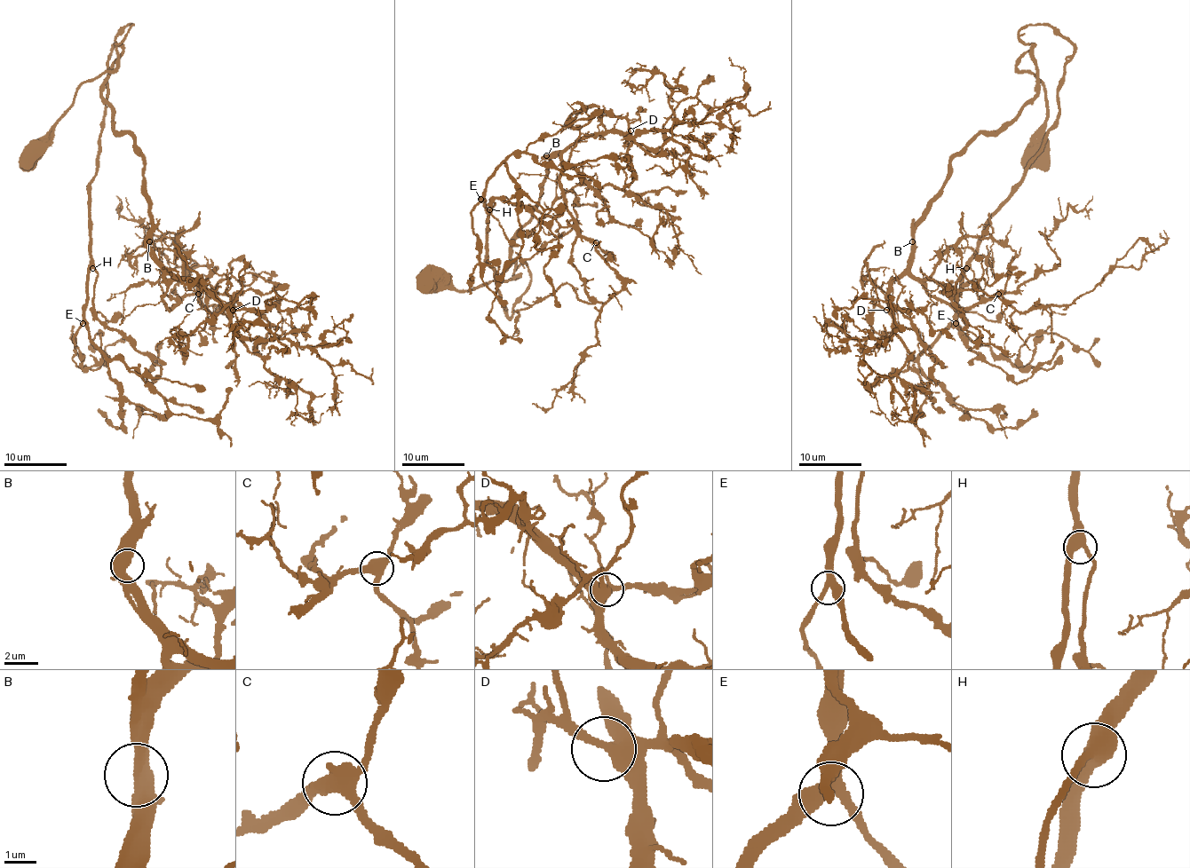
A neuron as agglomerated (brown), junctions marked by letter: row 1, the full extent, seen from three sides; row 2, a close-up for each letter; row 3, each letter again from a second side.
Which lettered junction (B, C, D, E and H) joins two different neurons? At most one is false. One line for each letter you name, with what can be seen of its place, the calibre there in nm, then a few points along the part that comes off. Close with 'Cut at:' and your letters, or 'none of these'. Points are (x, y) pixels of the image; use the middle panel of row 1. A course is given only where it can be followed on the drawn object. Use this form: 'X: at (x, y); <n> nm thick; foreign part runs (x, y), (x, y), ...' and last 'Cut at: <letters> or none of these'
Cut at: none of these

